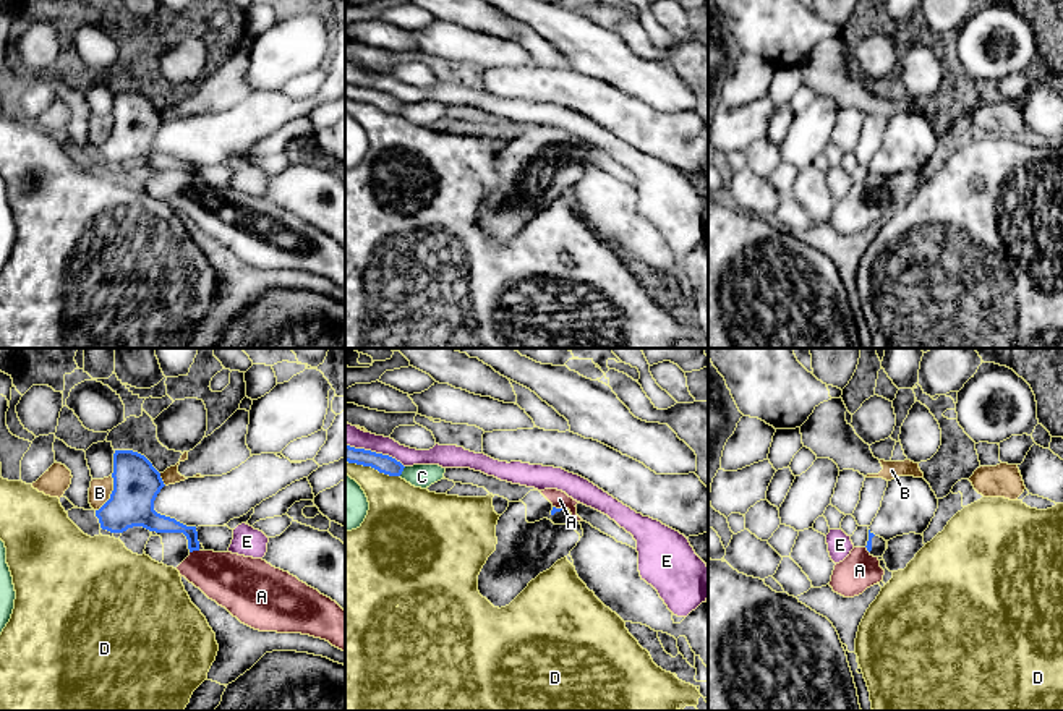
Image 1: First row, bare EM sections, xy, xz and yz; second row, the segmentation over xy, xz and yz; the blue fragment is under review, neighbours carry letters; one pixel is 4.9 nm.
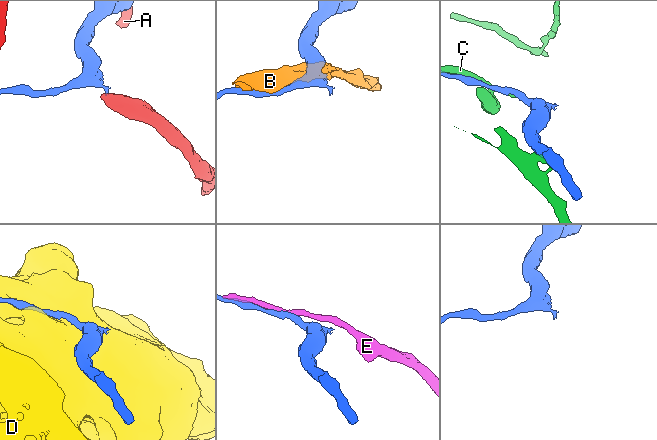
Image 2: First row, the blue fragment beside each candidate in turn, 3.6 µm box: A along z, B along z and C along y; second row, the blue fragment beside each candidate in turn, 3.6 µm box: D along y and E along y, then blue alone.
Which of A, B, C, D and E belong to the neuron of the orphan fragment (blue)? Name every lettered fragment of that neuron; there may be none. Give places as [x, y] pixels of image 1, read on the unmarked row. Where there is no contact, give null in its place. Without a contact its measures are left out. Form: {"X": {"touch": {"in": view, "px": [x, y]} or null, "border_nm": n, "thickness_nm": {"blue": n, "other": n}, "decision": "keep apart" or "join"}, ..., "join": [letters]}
{"A": {"touch": {"in": "xy", "px": [193, 187]}, "border_nm": 50, "thickness_nm": {"blue": 100, "other": 260}, "decision": "keep apart"}, "B": {"touch": {"in": "xy", "px": [110, 131]}, "border_nm": 190, "thickness_nm": {"blue": 240, "other": 110}, "decision": "keep apart"}, "C": {"touch": {"in": "xz", "px": [402, 107]}, "border_nm": 60, "thickness_nm": {"blue": 90, "other": 110}, "decision": "keep apart"}, "D": {"touch": {"in": "xz", "px": [373, 104]}, "border_nm": 280, "thickness_nm": {"blue": 90, "other": 280}, "decision": "keep apart"}, "E": {"touch": {"in": "xz", "px": [375, 89]}, "border_nm": 320, "thickness_nm": {"blue": 90, "other": 110}, "decision": "keep apart"}, "join": []}

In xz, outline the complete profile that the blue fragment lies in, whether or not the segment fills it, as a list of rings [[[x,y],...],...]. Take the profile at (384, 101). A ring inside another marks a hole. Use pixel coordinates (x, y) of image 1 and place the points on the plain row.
[[[345,83],[345,99],[371,104],[379,110],[384,110],[389,113],[400,113],[405,105],[400,99],[397,99],[389,92],[376,91],[365,86],[355,86],[350,83]]]

